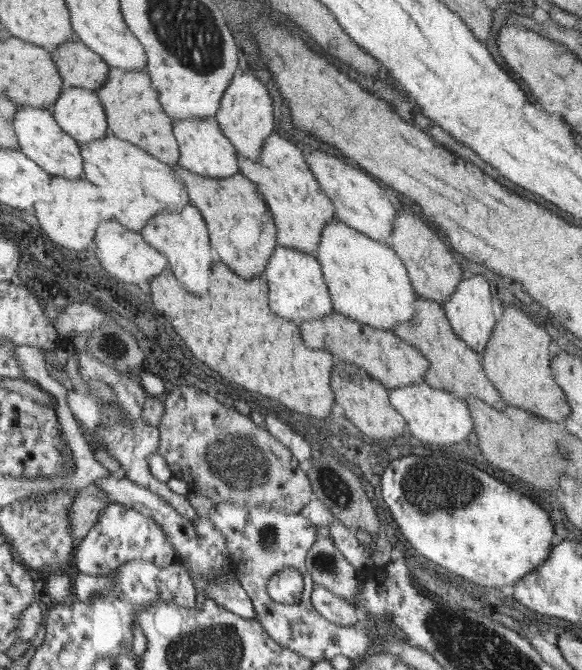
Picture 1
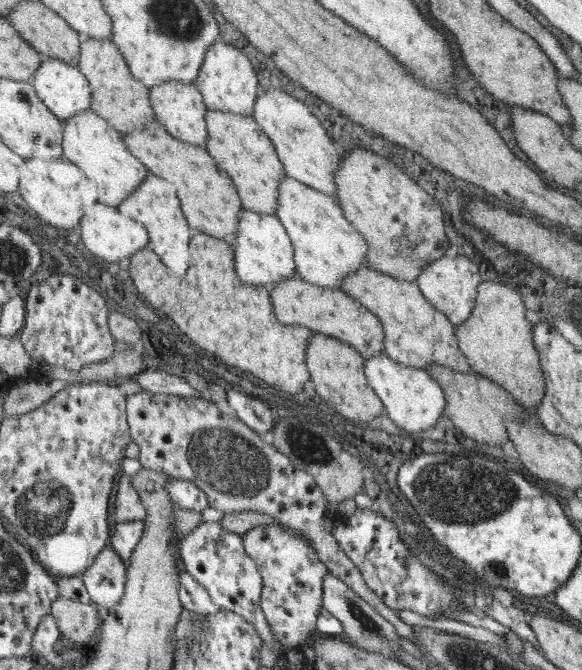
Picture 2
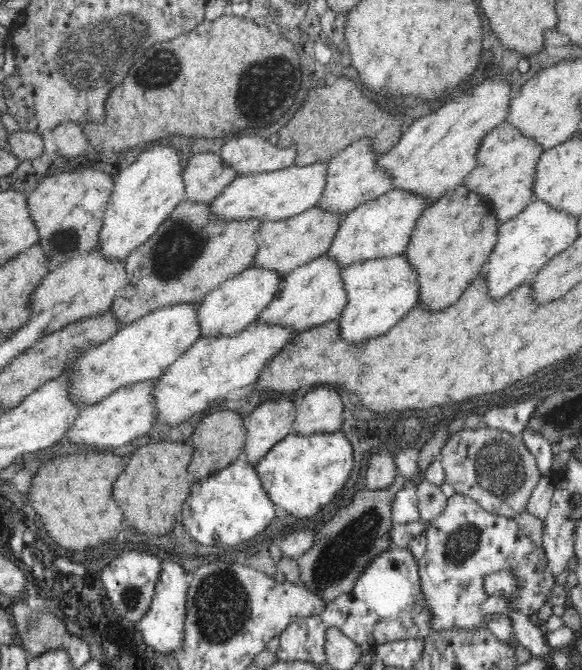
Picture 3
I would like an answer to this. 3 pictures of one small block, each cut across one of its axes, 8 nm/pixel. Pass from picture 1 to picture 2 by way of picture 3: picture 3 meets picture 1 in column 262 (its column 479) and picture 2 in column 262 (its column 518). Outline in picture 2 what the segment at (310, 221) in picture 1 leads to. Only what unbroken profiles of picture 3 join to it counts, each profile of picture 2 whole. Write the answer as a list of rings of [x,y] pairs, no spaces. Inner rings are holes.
[[[208,110],[206,121],[208,124],[206,150],[233,179],[244,208],[275,215],[279,206],[279,185],[288,174],[273,141],[252,116]]]

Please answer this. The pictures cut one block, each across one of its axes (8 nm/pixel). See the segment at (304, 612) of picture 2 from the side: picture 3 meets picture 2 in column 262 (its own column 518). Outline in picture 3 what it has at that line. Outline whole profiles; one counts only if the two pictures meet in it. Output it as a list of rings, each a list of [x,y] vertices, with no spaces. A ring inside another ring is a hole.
[[[456,493],[447,500],[442,514],[428,523],[426,531],[426,554],[416,564],[426,603],[434,611],[433,631],[486,627],[483,620],[490,613],[504,615],[508,605],[520,607],[526,615],[534,617],[542,603],[548,600],[555,577],[547,567],[545,552],[530,540],[513,518],[490,513],[472,498]],[[500,569],[512,569],[522,577],[522,590],[512,604],[486,591],[486,576]]]

